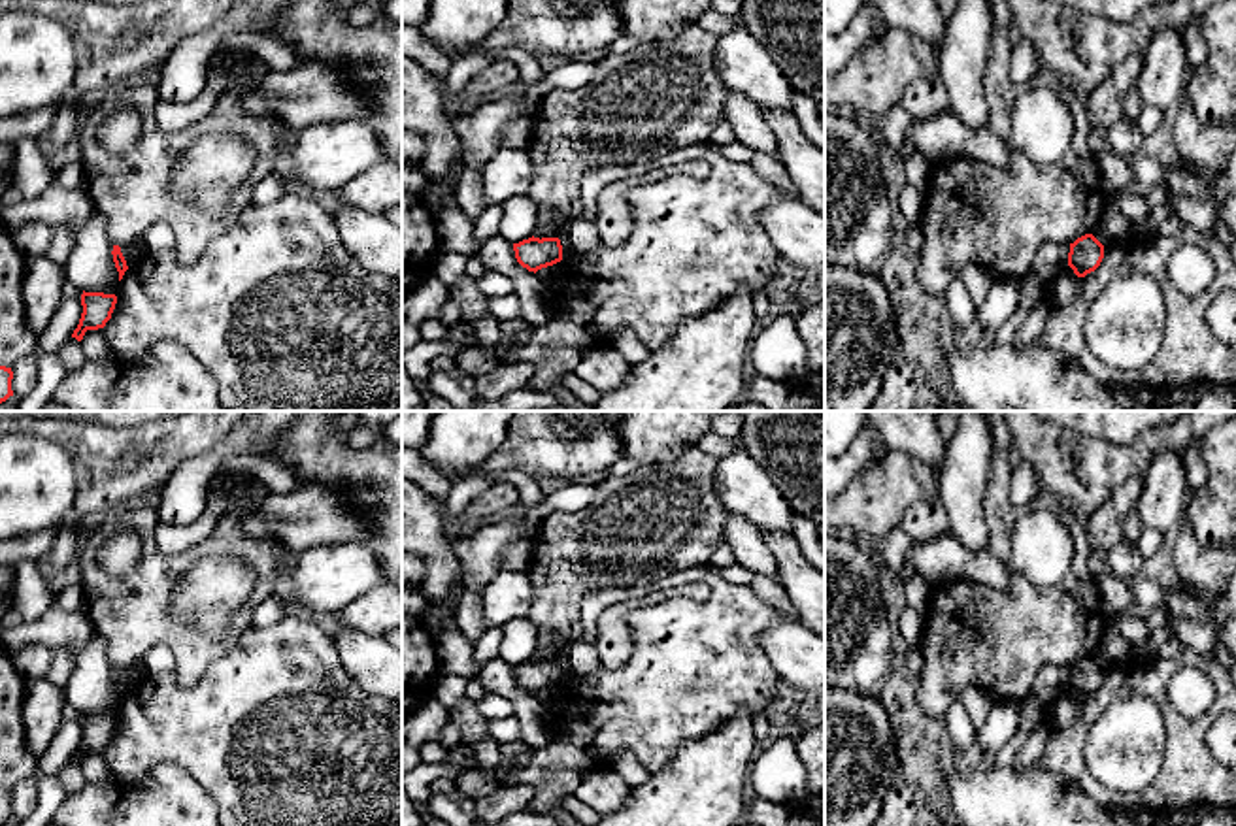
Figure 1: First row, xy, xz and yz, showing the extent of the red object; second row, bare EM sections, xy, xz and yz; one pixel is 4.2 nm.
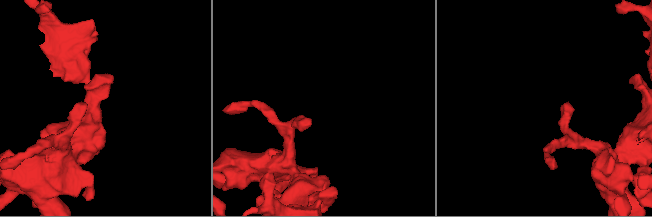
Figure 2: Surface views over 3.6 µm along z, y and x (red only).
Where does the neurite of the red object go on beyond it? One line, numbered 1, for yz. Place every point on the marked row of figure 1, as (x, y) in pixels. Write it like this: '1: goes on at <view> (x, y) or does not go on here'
1: does not go on here

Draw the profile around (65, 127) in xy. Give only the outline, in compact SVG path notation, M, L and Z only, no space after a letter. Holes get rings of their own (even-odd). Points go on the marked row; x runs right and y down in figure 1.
M75 91L58 104L53 124L36 138L38 149L45 158L62 153L72 138L77 136L83 111L81 94Z

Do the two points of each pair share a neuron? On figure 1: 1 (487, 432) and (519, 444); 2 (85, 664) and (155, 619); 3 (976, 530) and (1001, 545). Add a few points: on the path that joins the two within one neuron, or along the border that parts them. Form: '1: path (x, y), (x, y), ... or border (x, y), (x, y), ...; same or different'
1: border (508, 430), (502, 444), (472, 468); different
2: border (95, 628), (114, 666); different
3: border (985, 493), (985, 549), (982, 553); different

